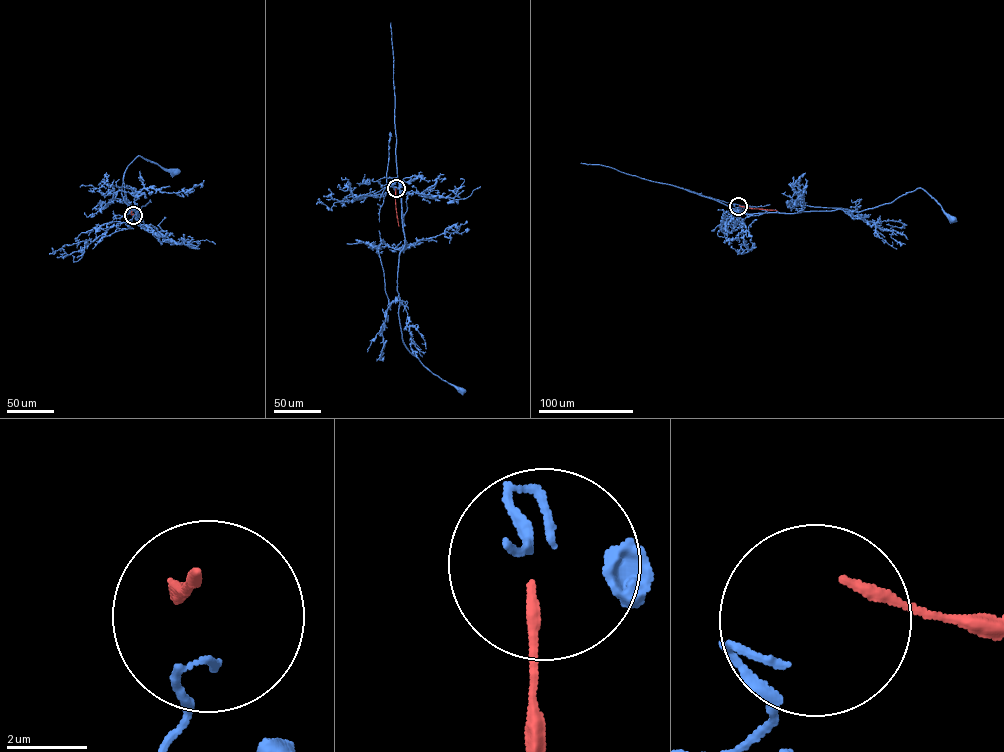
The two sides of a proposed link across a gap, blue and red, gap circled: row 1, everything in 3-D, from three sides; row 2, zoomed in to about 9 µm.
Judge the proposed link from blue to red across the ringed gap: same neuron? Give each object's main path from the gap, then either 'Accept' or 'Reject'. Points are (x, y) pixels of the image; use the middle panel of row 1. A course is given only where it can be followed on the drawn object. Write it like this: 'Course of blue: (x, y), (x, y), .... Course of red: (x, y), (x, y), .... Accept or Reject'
Course of blue: (396, 188), (390, 187), (401, 191), (405, 238), (399, 255), (397, 287), (402, 340), (432, 373), (460, 389). Course of red: (395, 189), (399, 226). Reject

